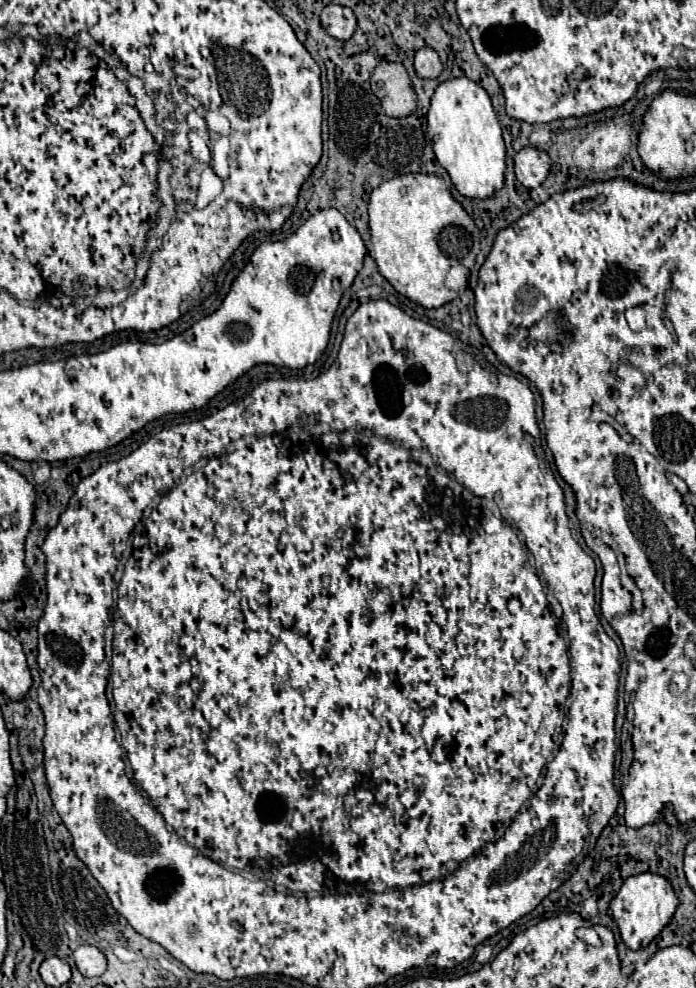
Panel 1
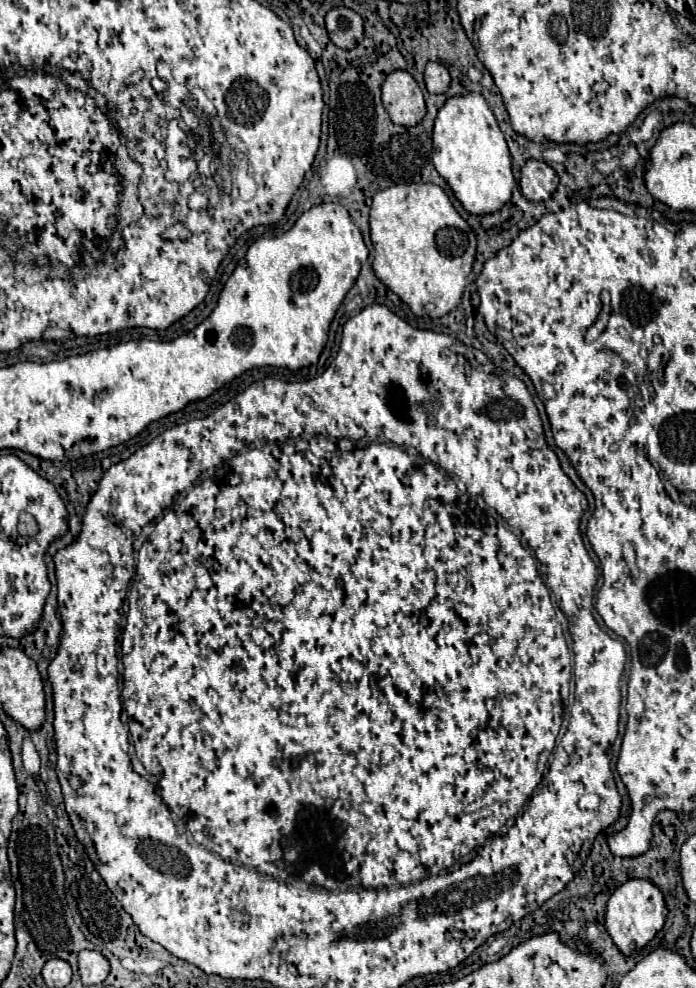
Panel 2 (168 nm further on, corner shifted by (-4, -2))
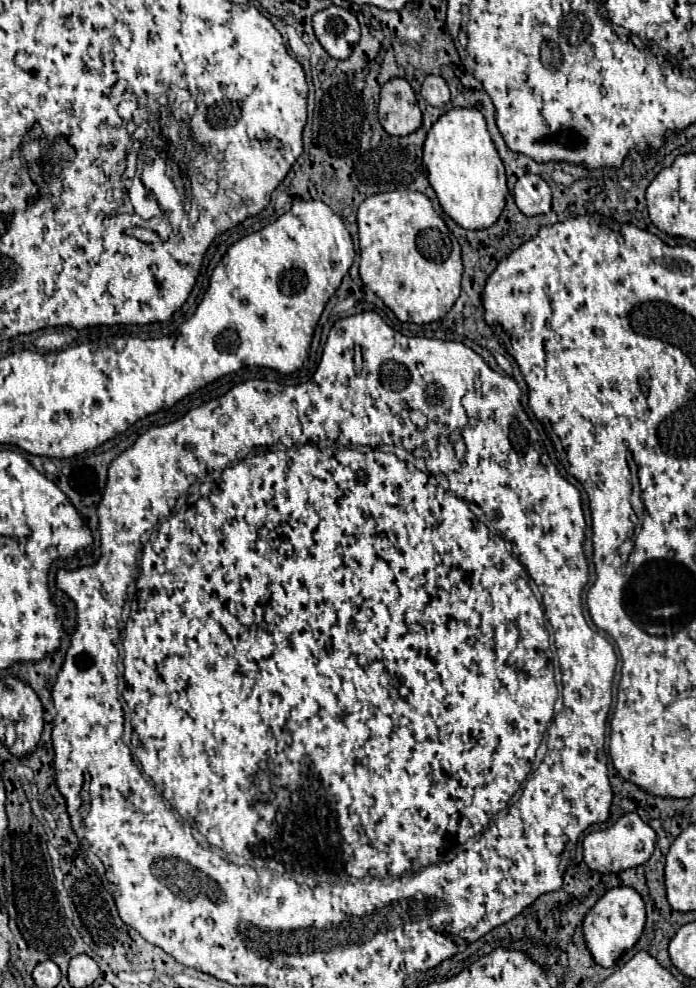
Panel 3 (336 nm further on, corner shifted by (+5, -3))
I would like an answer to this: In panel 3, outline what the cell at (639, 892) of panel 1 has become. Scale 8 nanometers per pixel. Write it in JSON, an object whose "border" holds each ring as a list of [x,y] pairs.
{"border":[[[615,887],[607,891],[583,919],[583,939],[593,961],[601,967],[613,967],[621,953],[631,949],[645,927],[645,903],[641,895],[631,887]]]}

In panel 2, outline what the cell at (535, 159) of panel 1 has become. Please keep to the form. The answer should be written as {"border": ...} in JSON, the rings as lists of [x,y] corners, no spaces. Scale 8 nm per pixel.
{"border":[[[526,160],[520,170],[520,190],[532,202],[542,202],[552,196],[558,186],[558,174],[542,160]]]}

